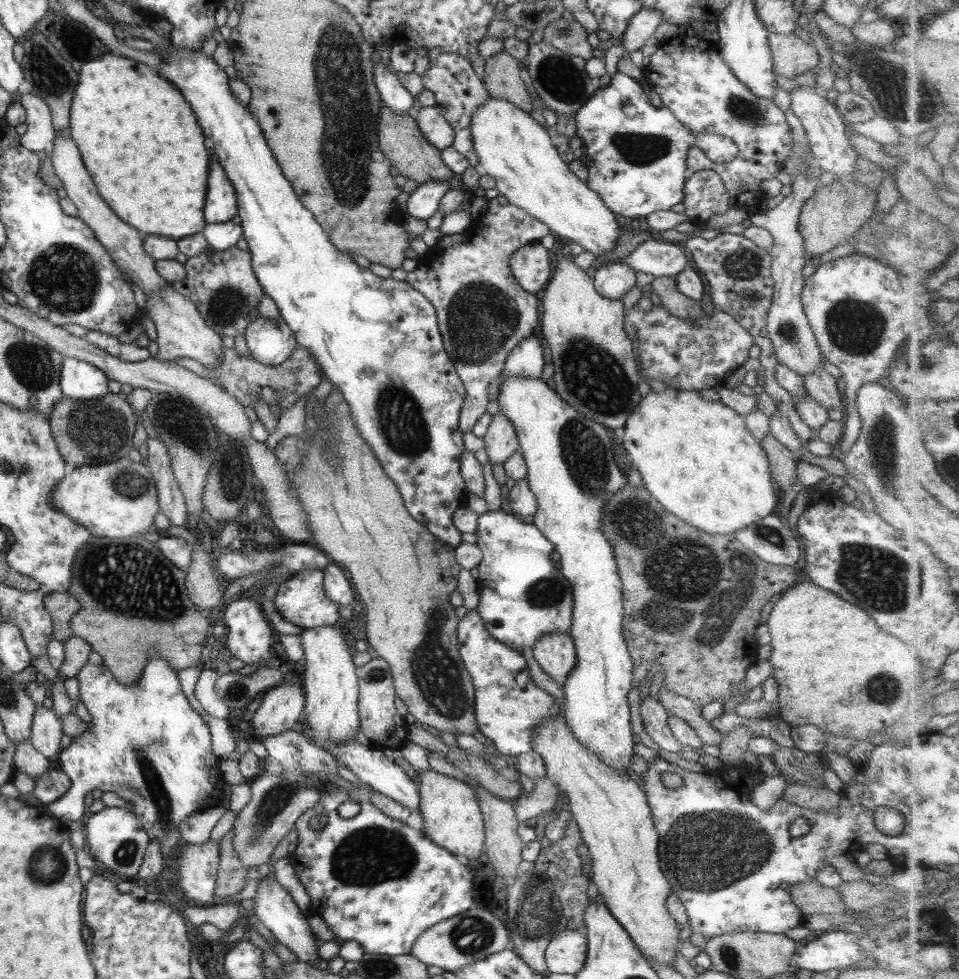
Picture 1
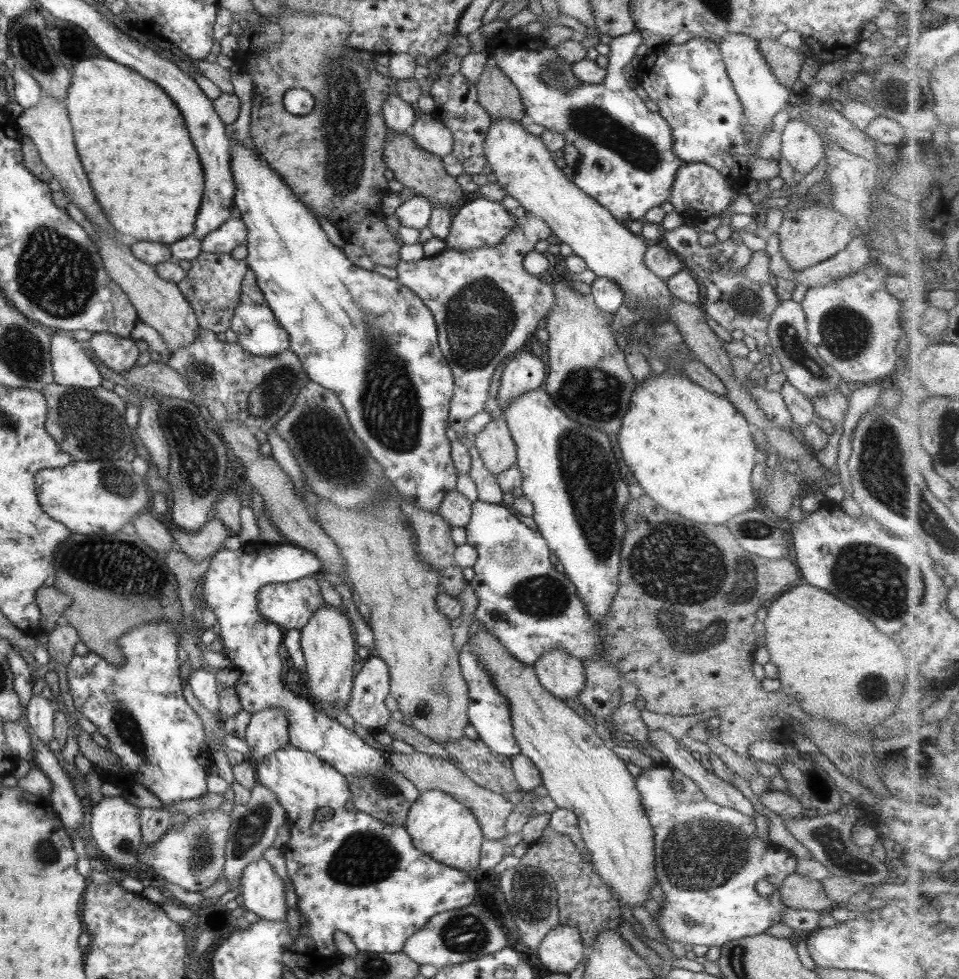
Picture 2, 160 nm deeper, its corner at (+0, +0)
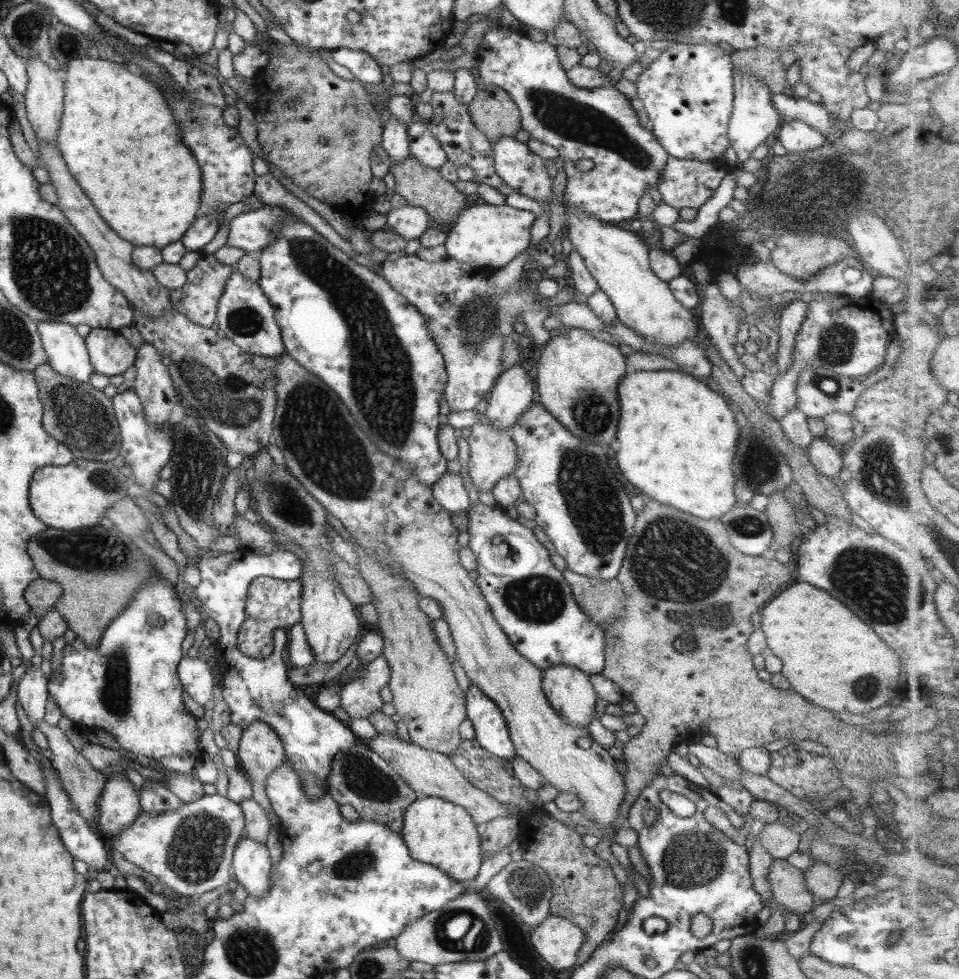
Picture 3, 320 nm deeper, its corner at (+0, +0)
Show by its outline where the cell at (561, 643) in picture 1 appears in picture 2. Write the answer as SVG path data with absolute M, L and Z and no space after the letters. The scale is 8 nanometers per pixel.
M552 648L532 665L539 684L555 698L575 699L584 690L586 678L579 660Z

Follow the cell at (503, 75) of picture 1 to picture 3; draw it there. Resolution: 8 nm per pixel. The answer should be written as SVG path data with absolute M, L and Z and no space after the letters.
M477 79L477 92L469 102L468 110L471 123L475 124L475 129L483 132L485 139L493 145L501 137L515 137L516 132L520 129L520 116L515 103L511 97L500 88L492 84L483 84Z

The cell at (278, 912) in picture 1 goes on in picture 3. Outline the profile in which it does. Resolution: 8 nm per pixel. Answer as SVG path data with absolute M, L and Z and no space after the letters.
M243 837L232 850L233 883L243 885L249 895L260 897L267 892L271 880L271 865L267 847Z

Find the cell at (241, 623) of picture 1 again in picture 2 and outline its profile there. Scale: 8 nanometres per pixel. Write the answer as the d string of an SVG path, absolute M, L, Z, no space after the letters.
M255 540L233 551L221 548L208 561L201 580L201 601L204 609L215 615L215 630L222 653L231 661L231 667L239 672L239 678L232 687L239 699L240 710L250 715L265 708L284 710L288 746L315 755L341 776L354 778L364 772L388 771L386 766L389 764L383 753L364 744L359 736L316 709L308 699L287 689L287 684L281 681L287 663L277 652L284 636L283 630L257 613L257 591L263 584L288 583L320 572L320 559L295 545Z

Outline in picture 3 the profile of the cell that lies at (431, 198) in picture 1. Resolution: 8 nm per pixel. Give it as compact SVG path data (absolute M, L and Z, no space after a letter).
M405 205L388 211L385 228L387 231L399 234L405 241L419 238L429 227L430 218L418 206Z

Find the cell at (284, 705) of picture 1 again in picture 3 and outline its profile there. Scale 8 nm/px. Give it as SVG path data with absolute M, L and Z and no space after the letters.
M255 721L242 730L235 755L239 770L248 778L250 787L252 788L252 799L265 811L270 826L278 832L278 818L271 810L265 792L265 781L273 770L279 768L279 765L284 763L285 751L283 750L283 745L281 745L275 732L271 731L271 728L267 727L267 725L261 721Z

